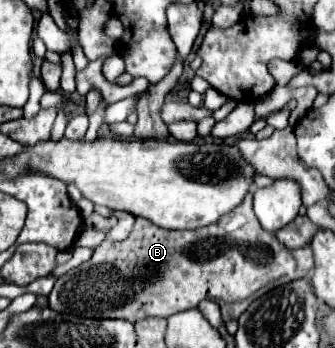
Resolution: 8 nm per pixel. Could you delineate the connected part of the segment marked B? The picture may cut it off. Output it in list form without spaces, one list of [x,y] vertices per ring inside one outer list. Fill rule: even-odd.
[[[247,192],[247,198],[231,214],[199,230],[163,230],[147,218],[137,218],[127,240],[103,240],[91,260],[59,276],[49,294],[49,306],[55,312],[87,318],[125,318],[139,322],[147,316],[169,318],[171,314],[183,312],[185,282],[215,282],[211,284],[215,286],[215,294],[209,298],[241,302],[275,284],[287,284],[299,278],[301,270],[303,278],[309,276],[313,270],[311,248],[305,246],[305,258],[295,262],[293,252],[259,226],[251,198],[253,192]],[[249,282],[251,290],[247,290]],[[217,286],[219,290],[227,286],[227,294],[217,292]],[[235,286],[239,286],[237,292]]]

